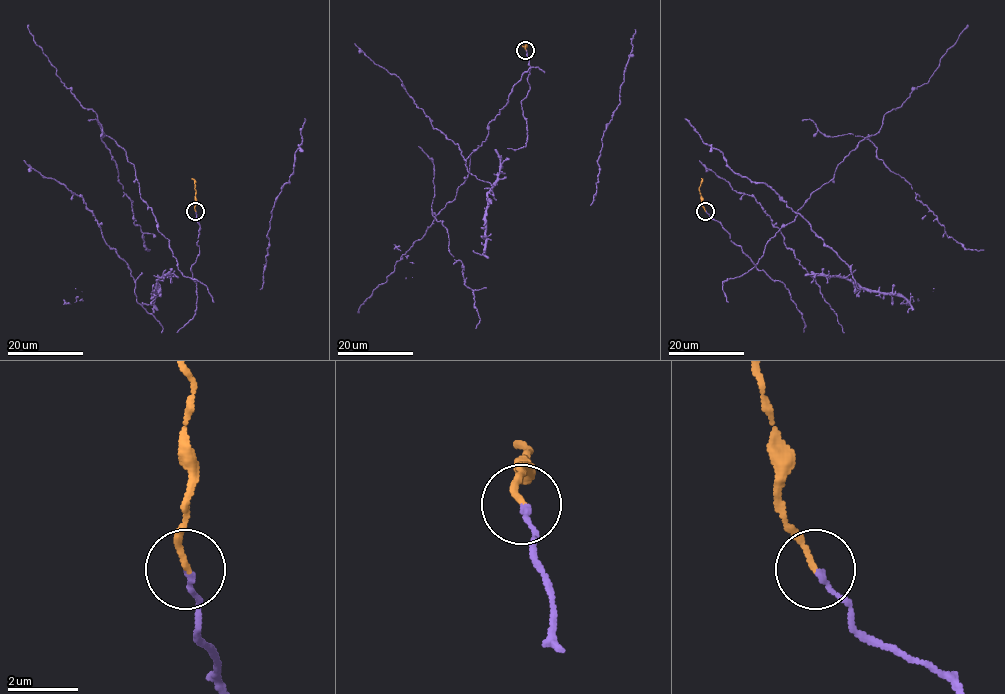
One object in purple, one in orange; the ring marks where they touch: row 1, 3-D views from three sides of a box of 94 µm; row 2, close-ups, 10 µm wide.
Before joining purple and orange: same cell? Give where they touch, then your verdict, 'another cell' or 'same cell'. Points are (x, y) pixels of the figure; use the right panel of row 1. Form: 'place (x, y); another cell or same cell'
place (705, 211); same cell

